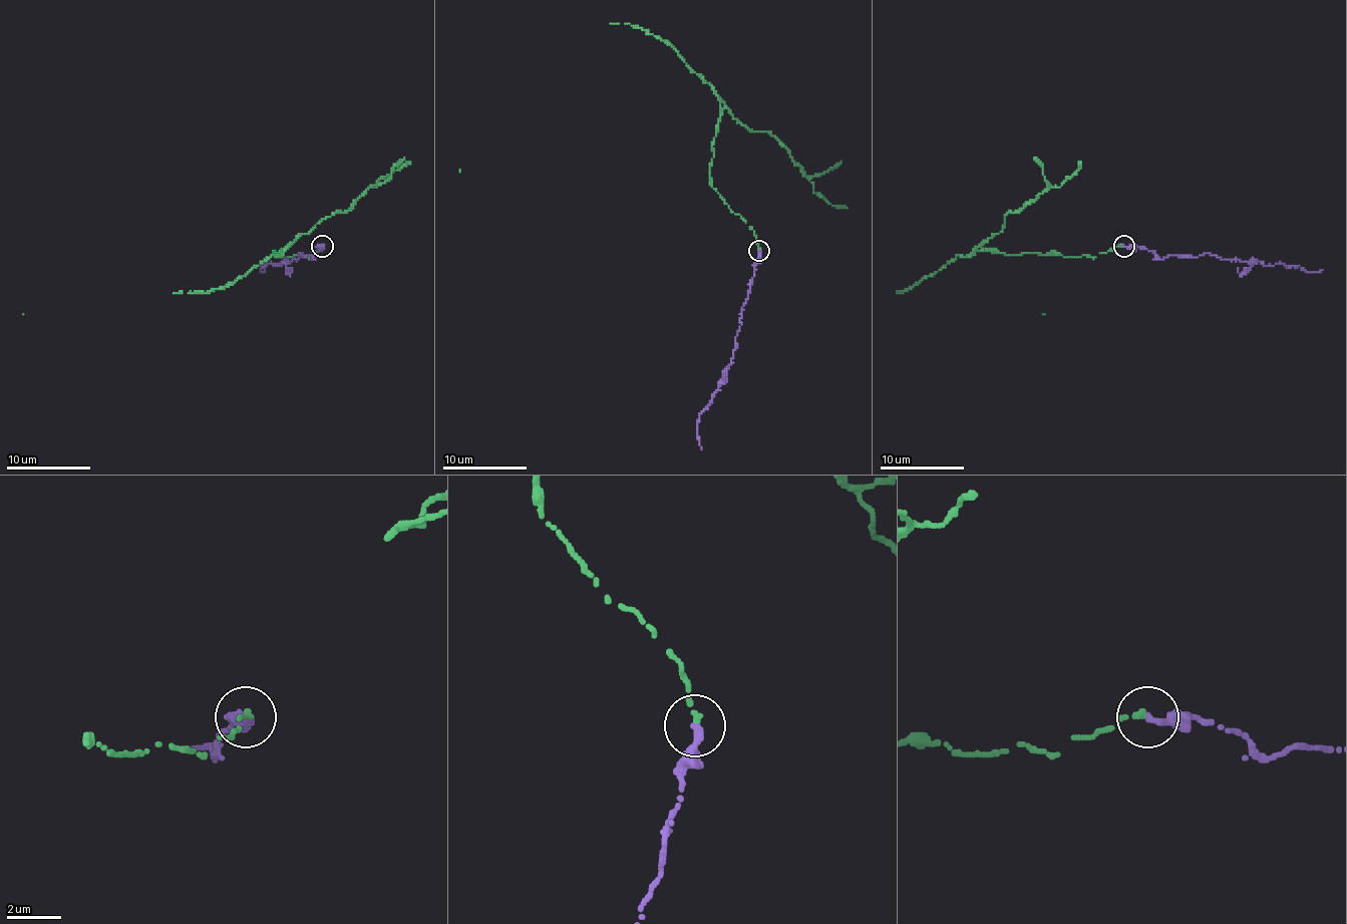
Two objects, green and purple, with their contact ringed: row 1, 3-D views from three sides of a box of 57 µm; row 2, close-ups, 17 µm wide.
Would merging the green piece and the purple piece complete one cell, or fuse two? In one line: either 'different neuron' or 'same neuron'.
different neuron

